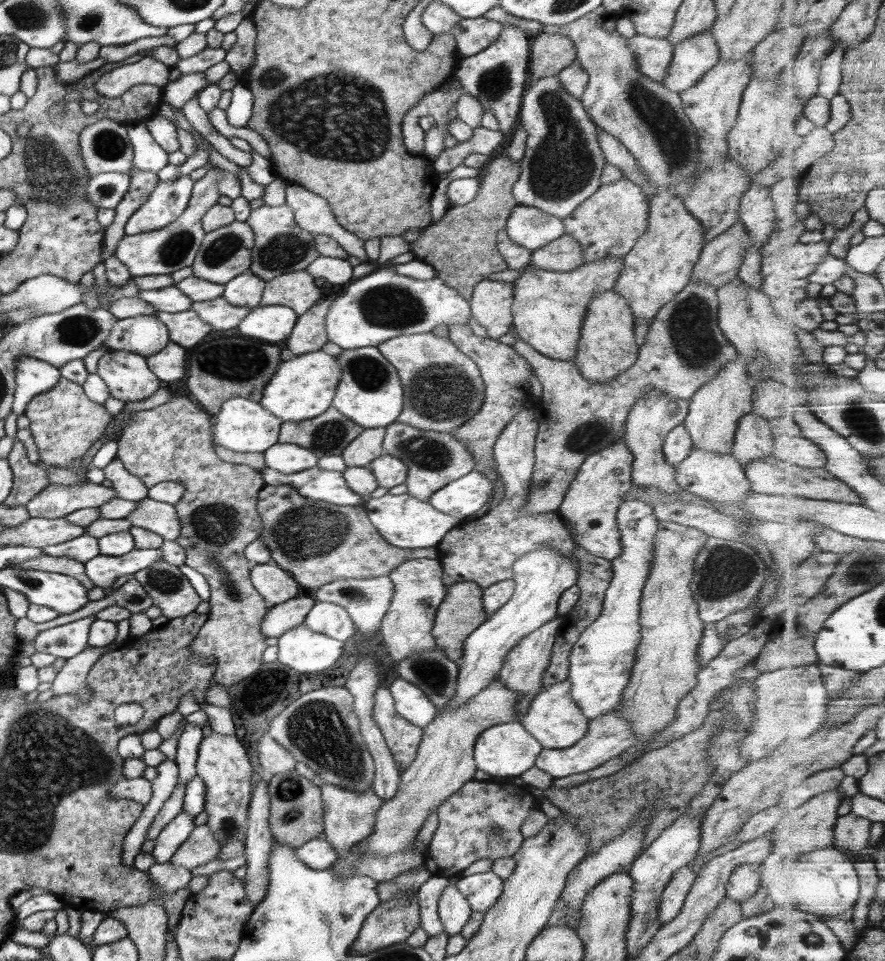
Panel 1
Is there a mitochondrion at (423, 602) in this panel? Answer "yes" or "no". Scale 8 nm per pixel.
yes

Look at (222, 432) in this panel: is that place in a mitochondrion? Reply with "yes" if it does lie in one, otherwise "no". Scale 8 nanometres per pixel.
no

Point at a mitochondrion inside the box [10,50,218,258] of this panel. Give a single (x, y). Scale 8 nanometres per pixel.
(50, 179)

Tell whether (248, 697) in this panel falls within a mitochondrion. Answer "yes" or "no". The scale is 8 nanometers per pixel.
no

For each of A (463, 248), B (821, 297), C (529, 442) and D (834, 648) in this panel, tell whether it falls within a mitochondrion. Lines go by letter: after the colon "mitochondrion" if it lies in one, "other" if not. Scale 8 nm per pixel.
A: other
B: other
C: other
D: other

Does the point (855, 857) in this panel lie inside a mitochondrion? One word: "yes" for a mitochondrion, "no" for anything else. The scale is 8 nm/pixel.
no

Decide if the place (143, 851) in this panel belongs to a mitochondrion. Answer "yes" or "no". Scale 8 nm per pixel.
no

